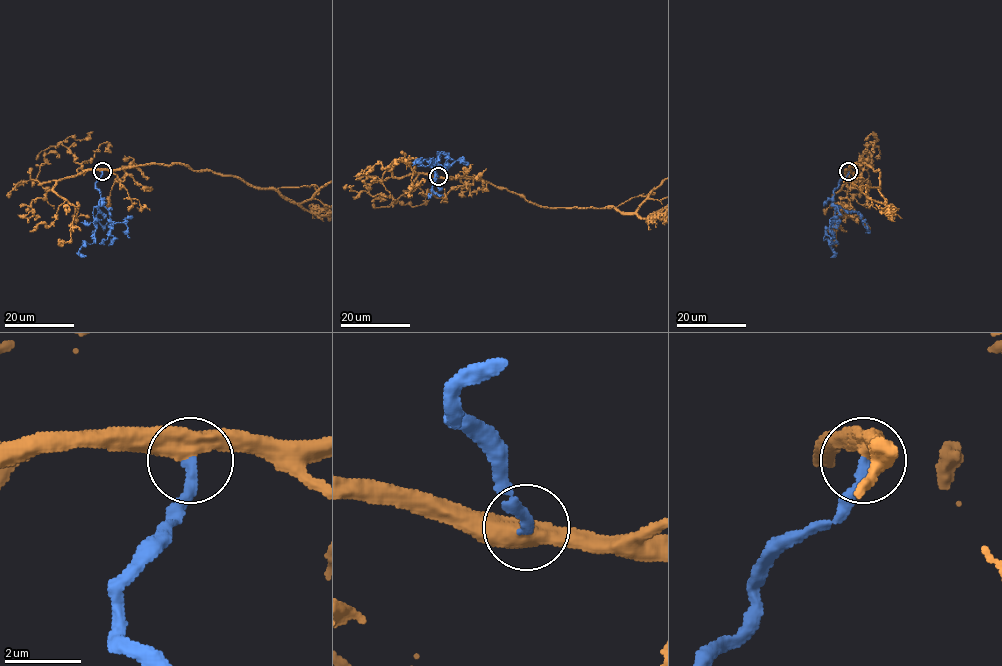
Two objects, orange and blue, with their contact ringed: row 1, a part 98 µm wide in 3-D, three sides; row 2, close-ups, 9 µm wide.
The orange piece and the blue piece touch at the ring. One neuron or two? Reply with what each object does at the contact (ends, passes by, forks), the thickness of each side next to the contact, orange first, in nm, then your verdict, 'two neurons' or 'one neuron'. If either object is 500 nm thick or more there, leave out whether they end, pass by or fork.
550/300 nm | one neuron

